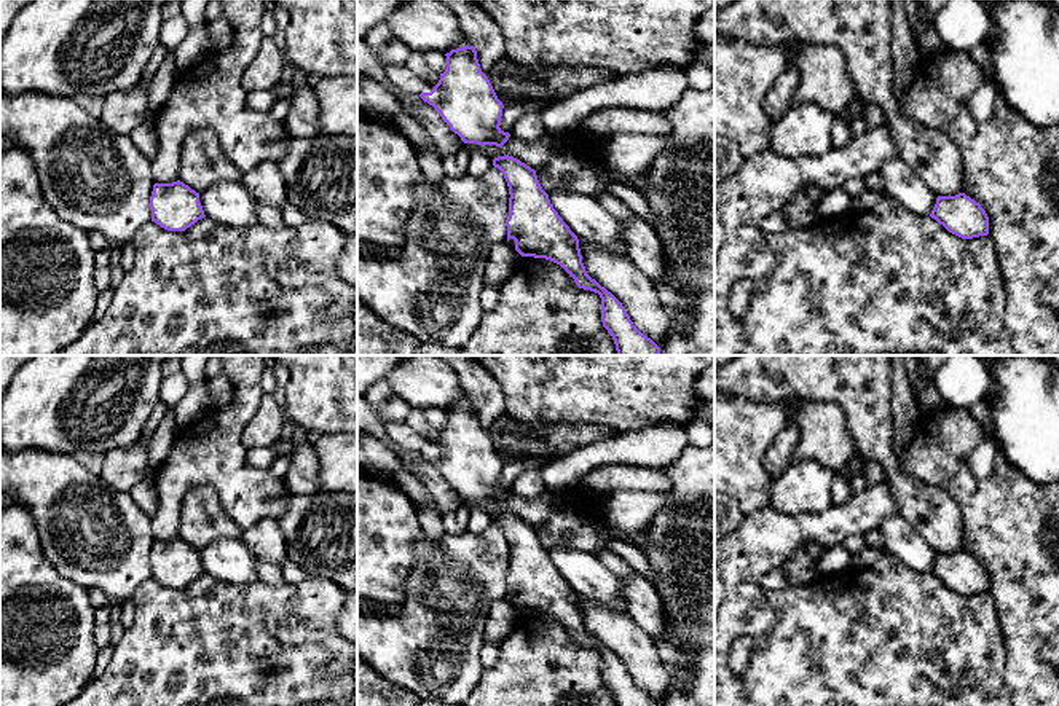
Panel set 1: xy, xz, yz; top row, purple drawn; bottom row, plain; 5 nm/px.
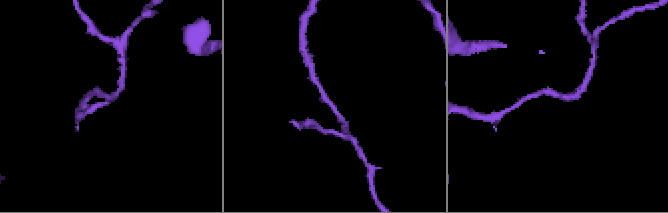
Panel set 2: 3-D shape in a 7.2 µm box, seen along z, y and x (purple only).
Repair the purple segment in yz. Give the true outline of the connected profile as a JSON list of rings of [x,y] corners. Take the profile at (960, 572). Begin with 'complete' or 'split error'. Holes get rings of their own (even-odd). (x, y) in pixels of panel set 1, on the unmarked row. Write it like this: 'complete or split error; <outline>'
complete; [[[965,550],[938,553],[930,574],[962,596],[989,591],[989,574],[986,567]]]

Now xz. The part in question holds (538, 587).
complete; [[[504,512],[493,516],[509,543],[507,596],[515,598],[522,614],[545,615],[560,622],[579,645],[601,655],[601,679],[616,706],[660,706],[630,677],[620,658],[592,636],[582,620],[577,593],[563,579],[542,547],[536,528],[520,516]]]

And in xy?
complete; [[[183,539],[155,540],[150,553],[152,579],[167,588],[185,588],[204,575],[199,550]]]

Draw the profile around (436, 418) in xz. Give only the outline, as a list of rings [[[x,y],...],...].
[[[439,408],[424,410],[426,421],[431,429],[443,430],[447,427],[447,413]]]

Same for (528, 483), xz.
[[[537,469],[522,472],[509,489],[522,497],[539,497],[547,492]]]

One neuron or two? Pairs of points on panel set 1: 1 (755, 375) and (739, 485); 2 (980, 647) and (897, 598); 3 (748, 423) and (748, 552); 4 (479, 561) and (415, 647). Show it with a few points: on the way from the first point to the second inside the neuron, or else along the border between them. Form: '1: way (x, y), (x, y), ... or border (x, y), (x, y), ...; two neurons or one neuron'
1: border (731, 396), (785, 403); two neurons
2: way (959, 647), (946, 647), (917, 619); one neuron
3: border (767, 504), (745, 515); two neurons
4: way (458, 582), (447, 593), (436, 627); one neuron

